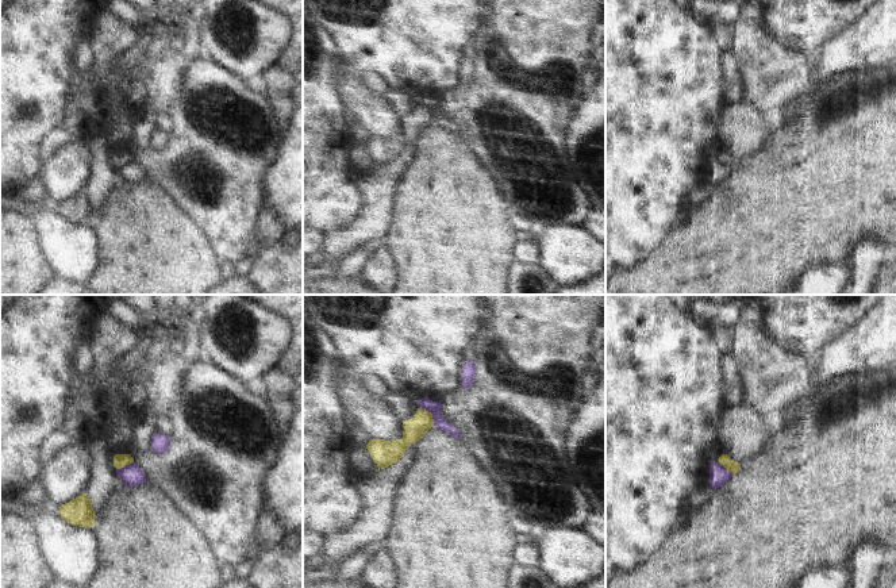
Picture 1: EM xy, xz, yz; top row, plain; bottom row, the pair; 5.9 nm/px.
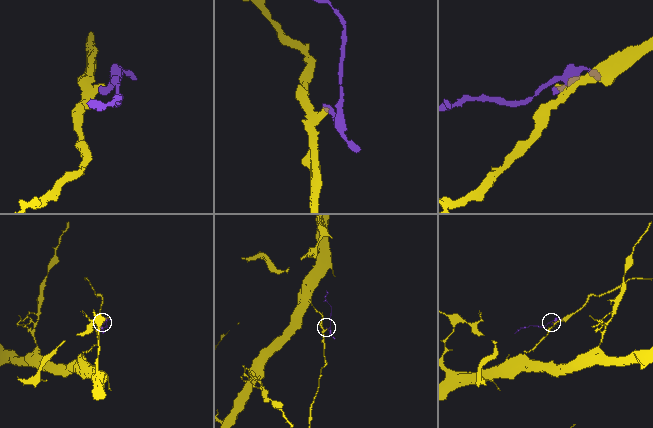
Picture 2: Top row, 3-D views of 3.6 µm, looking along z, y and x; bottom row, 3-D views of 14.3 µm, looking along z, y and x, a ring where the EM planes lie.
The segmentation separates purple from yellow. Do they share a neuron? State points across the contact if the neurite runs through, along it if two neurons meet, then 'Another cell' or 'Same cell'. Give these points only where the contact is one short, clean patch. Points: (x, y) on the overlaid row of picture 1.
Boundary: xz (419, 406), (431, 414), (434, 425). Another cell.

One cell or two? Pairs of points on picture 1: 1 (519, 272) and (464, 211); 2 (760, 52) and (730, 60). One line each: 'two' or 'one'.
1: two
2: two

